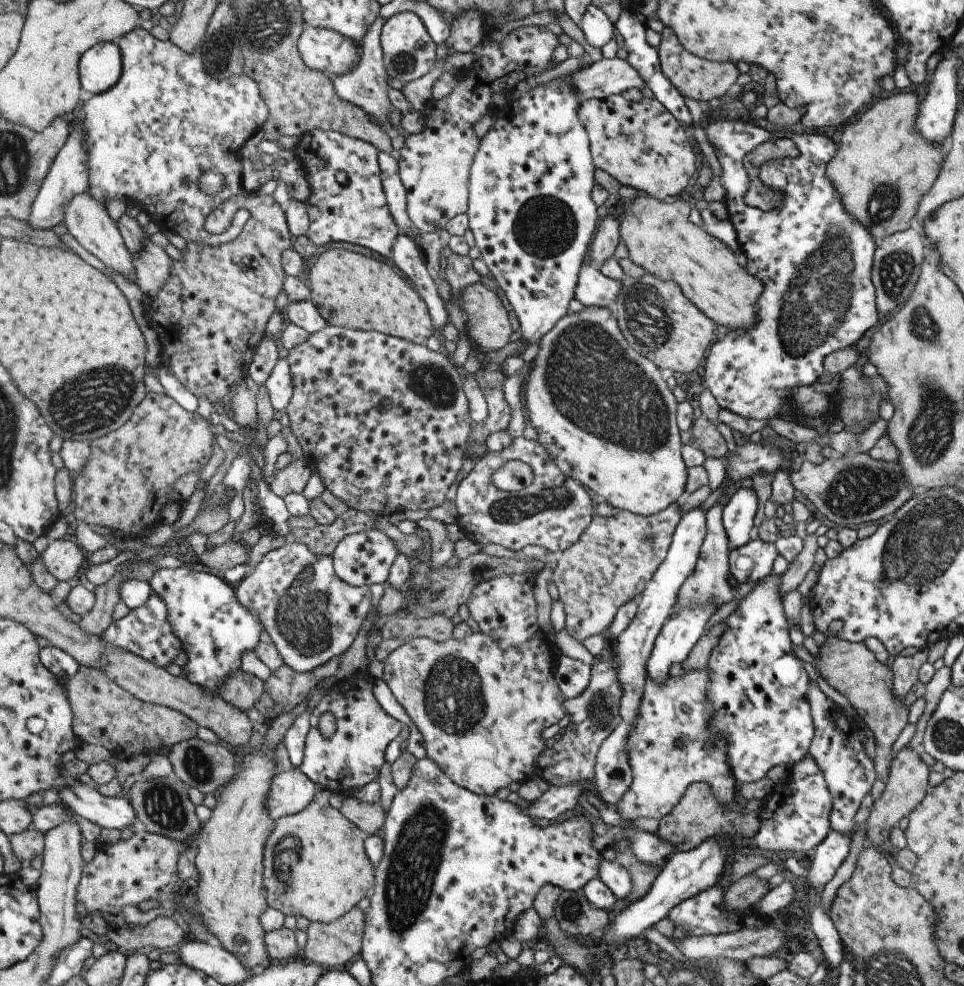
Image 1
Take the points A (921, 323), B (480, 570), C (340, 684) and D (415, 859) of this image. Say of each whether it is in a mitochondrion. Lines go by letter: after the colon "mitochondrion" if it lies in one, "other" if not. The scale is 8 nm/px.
A: mitochondrion
B: mitochondrion
C: other
D: mitochondrion

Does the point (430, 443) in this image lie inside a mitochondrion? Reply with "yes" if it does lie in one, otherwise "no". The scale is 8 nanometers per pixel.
no

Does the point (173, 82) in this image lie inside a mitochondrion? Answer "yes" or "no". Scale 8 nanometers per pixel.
no

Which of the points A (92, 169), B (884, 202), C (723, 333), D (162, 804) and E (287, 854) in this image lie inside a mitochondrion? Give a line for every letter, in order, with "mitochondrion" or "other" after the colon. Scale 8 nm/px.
A: other
B: mitochondrion
C: other
D: mitochondrion
E: mitochondrion

